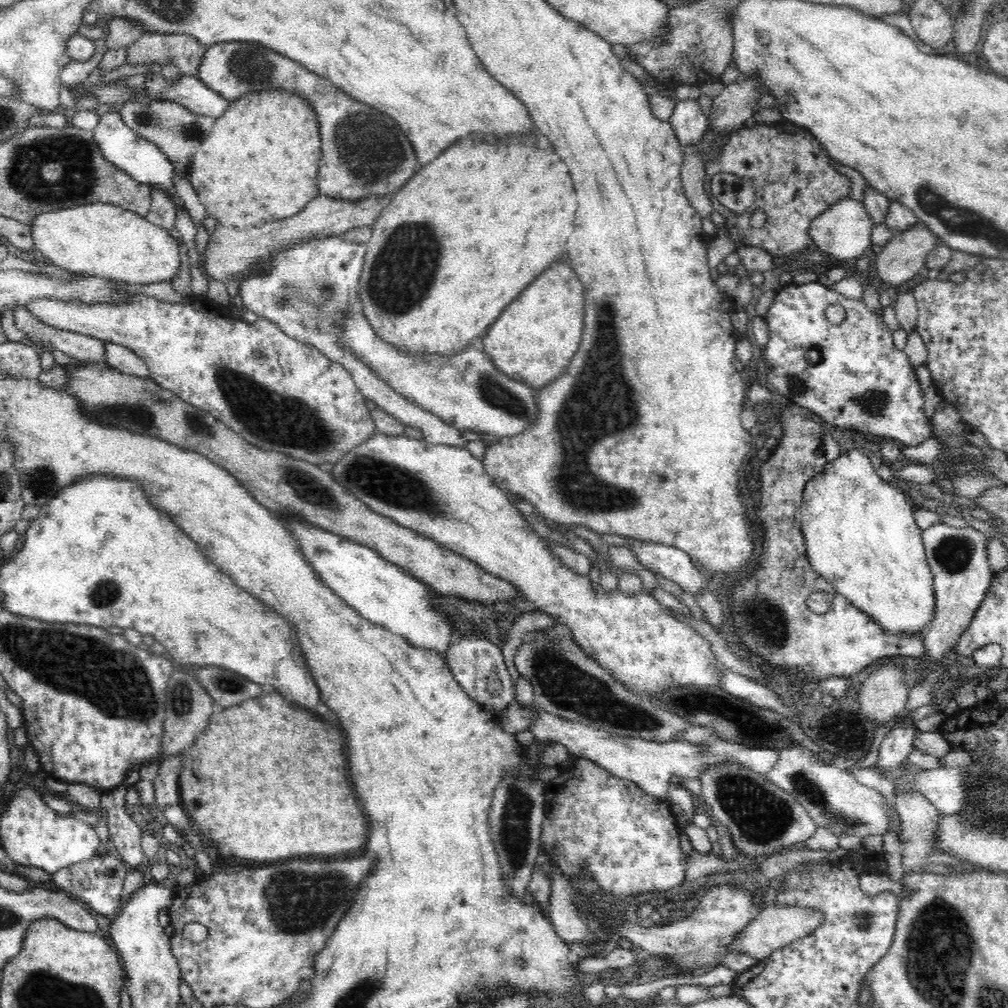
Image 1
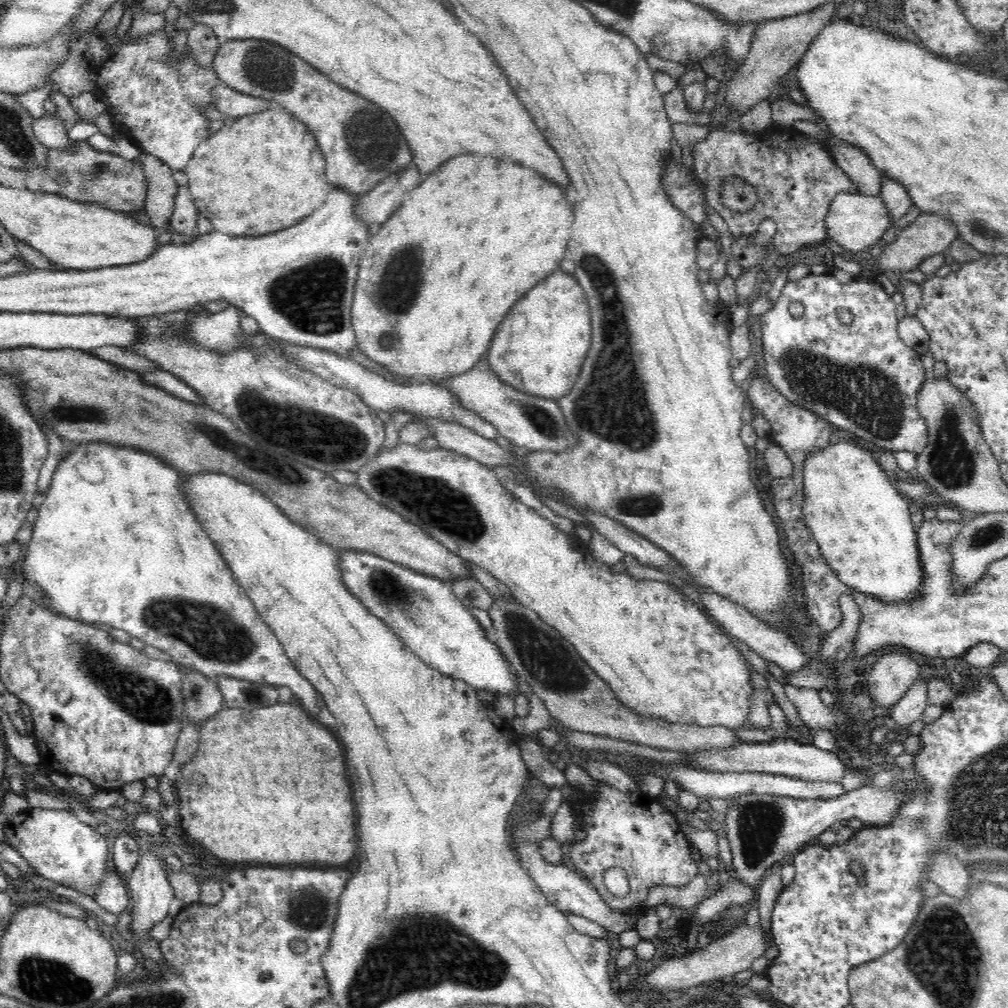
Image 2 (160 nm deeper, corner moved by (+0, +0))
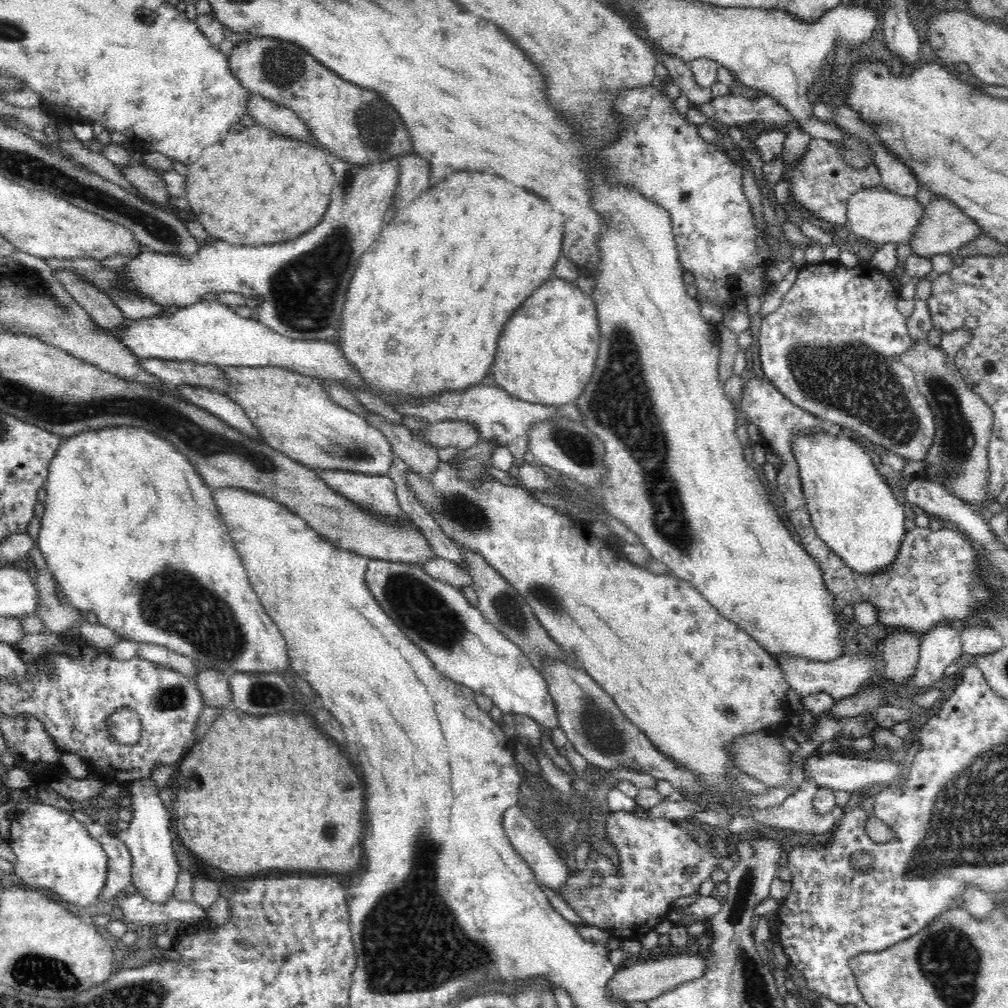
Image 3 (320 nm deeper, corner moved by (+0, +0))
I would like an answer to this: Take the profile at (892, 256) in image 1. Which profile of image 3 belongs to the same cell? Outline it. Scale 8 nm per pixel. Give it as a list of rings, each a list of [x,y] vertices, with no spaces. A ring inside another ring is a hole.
[[[942,195],[936,196],[928,206],[925,206],[922,220],[918,226],[919,228],[915,231],[915,238],[908,244],[912,247],[911,255],[926,258],[960,250],[974,238],[984,234],[972,217],[964,214],[964,211],[954,201]]]

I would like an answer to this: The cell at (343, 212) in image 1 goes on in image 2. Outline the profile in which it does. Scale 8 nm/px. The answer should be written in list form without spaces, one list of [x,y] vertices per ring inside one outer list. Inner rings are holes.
[[[410,164],[404,172],[392,173],[381,180],[376,188],[358,198],[354,211],[360,221],[383,225],[400,208],[403,196],[422,182],[420,172]]]

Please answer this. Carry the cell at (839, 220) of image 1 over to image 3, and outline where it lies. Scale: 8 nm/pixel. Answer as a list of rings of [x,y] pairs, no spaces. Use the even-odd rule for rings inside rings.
[[[884,186],[867,188],[856,192],[848,200],[848,220],[850,232],[854,239],[861,242],[868,241],[874,248],[888,243],[905,244],[915,238],[915,231],[919,228],[925,206],[918,201],[918,197],[898,195]]]

